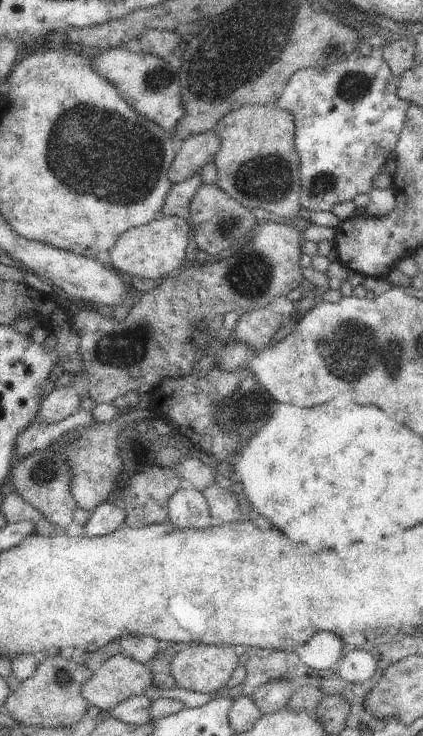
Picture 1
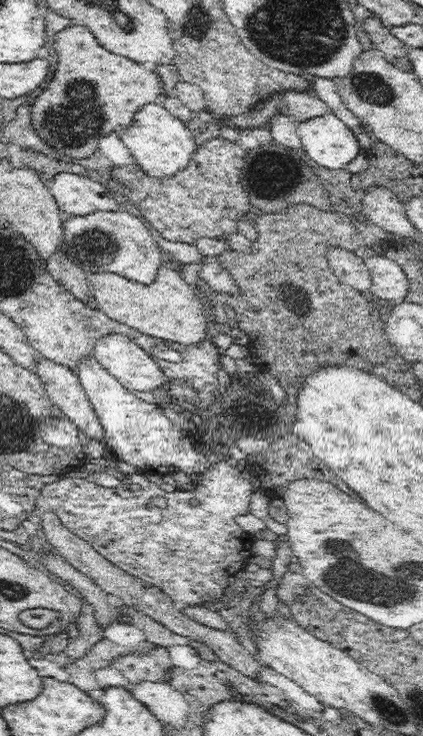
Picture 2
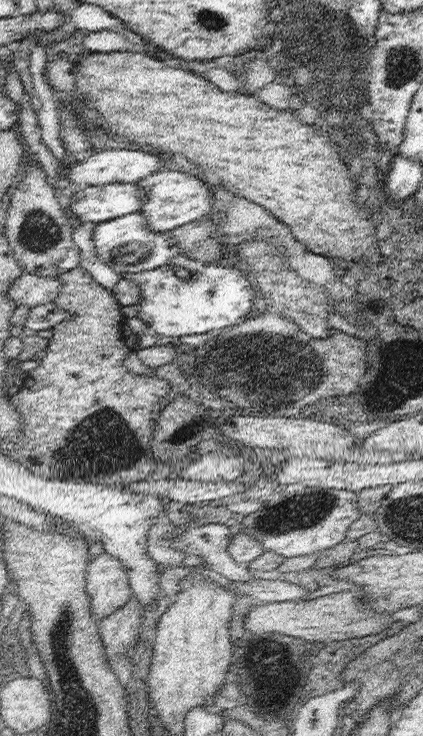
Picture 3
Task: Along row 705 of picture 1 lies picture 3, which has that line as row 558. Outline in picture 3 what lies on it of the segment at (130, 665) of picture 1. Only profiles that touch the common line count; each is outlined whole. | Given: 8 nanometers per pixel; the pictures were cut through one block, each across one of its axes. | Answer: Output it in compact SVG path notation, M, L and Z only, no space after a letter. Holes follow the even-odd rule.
M101 552L99 556L91 556L85 572L85 588L91 596L91 612L97 622L131 600L133 588L129 586L129 572L125 572L121 558Z

